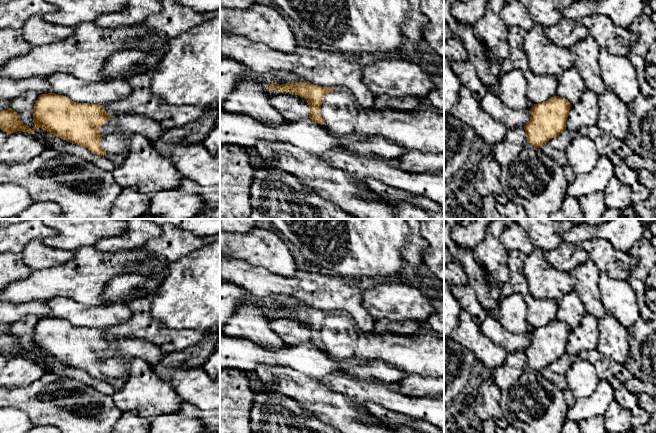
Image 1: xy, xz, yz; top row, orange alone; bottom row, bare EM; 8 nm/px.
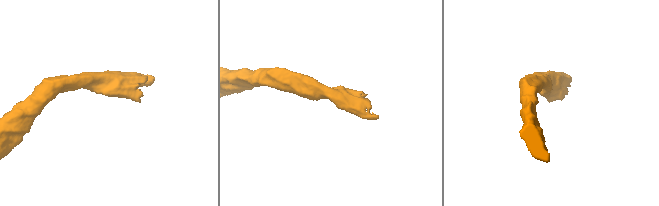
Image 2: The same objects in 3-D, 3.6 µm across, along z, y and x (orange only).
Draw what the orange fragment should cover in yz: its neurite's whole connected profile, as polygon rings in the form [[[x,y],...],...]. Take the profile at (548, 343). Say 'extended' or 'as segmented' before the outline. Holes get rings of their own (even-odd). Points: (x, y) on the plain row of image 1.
as segmented; [[[553,320],[548,324],[534,328],[530,344],[524,350],[527,366],[536,372],[566,354],[566,344],[571,328],[565,322]]]

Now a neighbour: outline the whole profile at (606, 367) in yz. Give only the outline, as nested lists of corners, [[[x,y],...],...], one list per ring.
[[[596,348],[588,351],[583,351],[578,356],[570,357],[570,359],[571,362],[575,362],[579,359],[590,362],[595,366],[598,376],[601,379],[616,377],[622,382],[622,384],[626,384],[629,380],[632,379],[632,376],[623,365],[602,354]]]

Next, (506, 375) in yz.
[[[524,352],[507,353],[504,364],[493,370],[493,378],[500,390],[513,385],[524,372],[527,358]]]

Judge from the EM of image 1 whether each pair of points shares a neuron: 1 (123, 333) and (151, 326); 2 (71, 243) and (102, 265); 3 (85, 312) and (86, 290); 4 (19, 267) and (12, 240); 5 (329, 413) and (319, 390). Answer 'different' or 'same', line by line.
1: same
2: different
3: different
4: different
5: same

